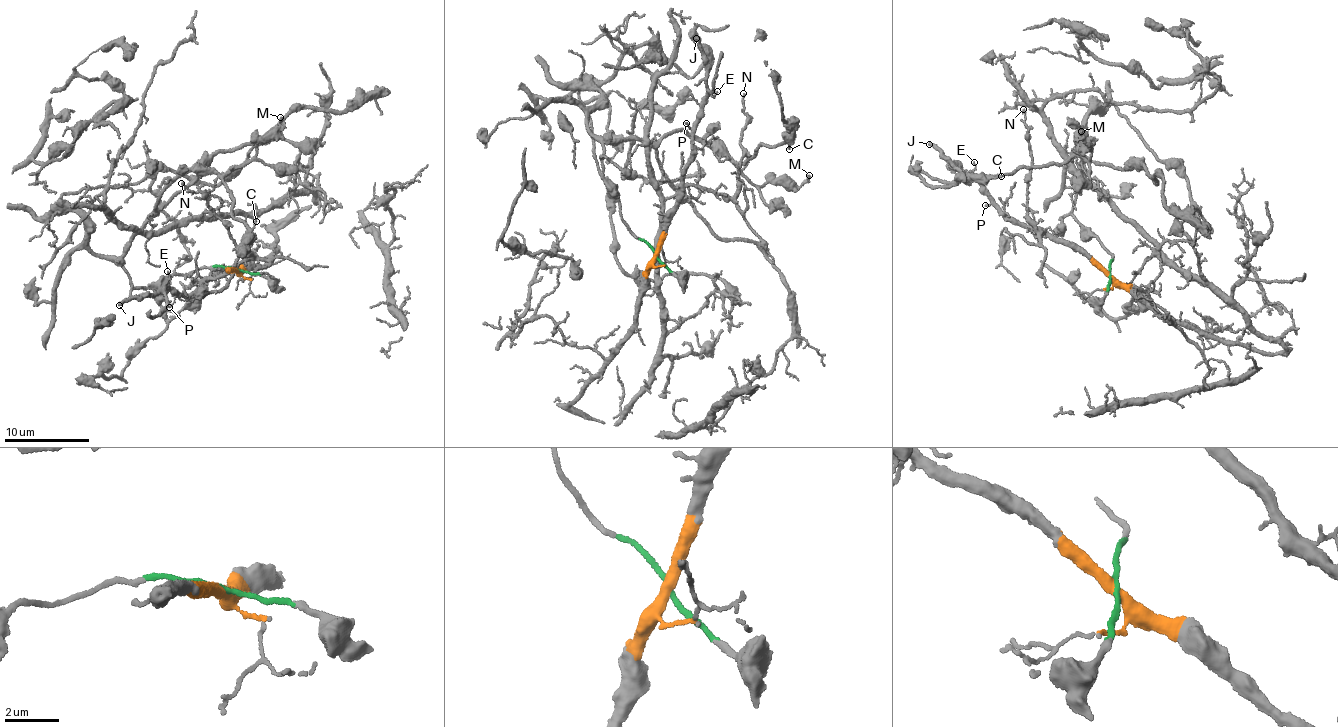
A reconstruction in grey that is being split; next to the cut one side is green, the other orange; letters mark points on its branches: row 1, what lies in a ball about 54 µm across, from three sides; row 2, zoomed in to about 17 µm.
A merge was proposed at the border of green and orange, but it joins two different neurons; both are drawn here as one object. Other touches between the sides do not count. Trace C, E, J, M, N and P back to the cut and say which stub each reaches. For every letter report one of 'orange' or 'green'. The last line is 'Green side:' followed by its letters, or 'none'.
C: green
E: orange
J: orange
M: green
N: orange
P: orange
Green side: C, M

